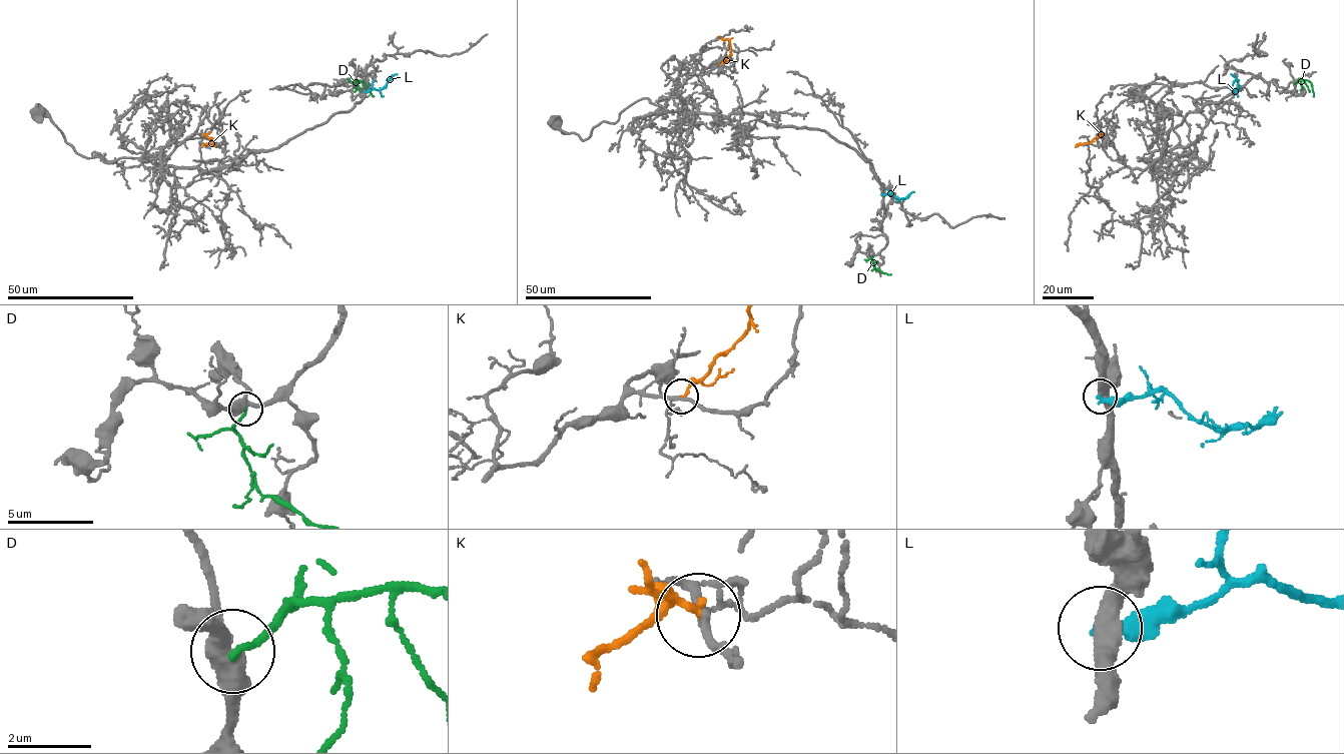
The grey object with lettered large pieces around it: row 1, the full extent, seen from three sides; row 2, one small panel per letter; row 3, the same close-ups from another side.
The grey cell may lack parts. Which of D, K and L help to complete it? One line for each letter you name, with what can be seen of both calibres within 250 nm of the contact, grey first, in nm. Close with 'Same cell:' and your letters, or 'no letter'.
Same cell: no letter

